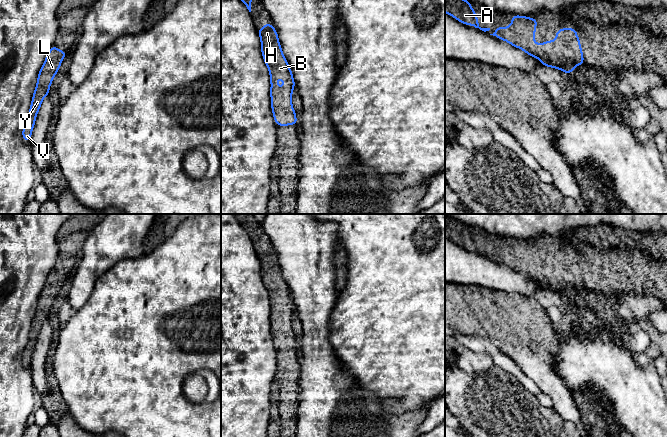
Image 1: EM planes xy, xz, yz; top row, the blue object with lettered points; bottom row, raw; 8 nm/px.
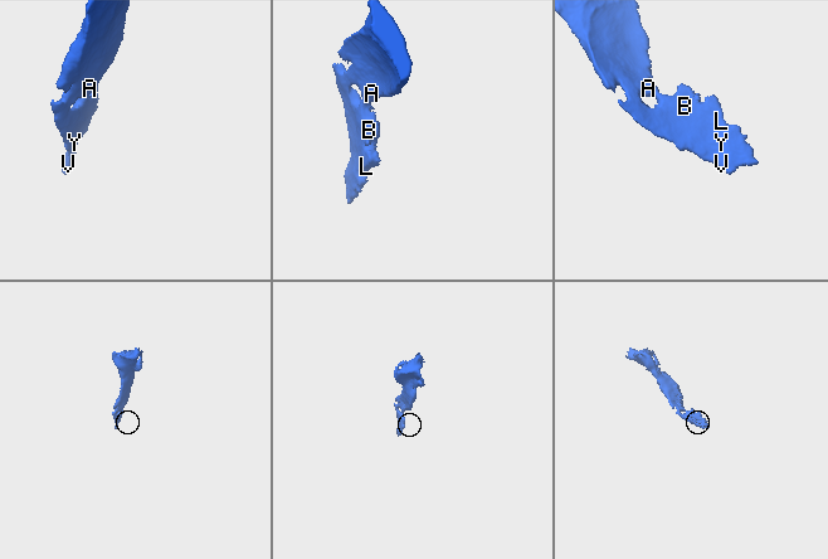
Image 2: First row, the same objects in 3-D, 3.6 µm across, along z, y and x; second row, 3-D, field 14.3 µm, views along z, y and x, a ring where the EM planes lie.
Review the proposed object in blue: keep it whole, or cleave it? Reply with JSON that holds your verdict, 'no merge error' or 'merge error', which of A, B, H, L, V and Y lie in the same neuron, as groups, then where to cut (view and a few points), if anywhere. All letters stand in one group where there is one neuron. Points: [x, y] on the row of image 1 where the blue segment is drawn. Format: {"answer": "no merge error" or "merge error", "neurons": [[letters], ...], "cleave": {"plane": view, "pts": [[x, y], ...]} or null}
{"answer": "no merge error", "neurons": [["A", "B", "H", "L", "V", "Y"]], "cleave": null}

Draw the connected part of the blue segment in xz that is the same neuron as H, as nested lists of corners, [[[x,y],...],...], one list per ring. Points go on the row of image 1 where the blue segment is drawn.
[[[268,22],[258,29],[261,52],[270,74],[270,96],[273,118],[277,126],[298,124],[292,106],[292,92],[295,81],[292,71],[279,43],[278,34]]]

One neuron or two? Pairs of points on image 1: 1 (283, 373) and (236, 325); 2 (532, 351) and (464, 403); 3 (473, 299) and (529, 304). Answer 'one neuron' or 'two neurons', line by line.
1: two neurons
2: two neurons
3: one neuron

